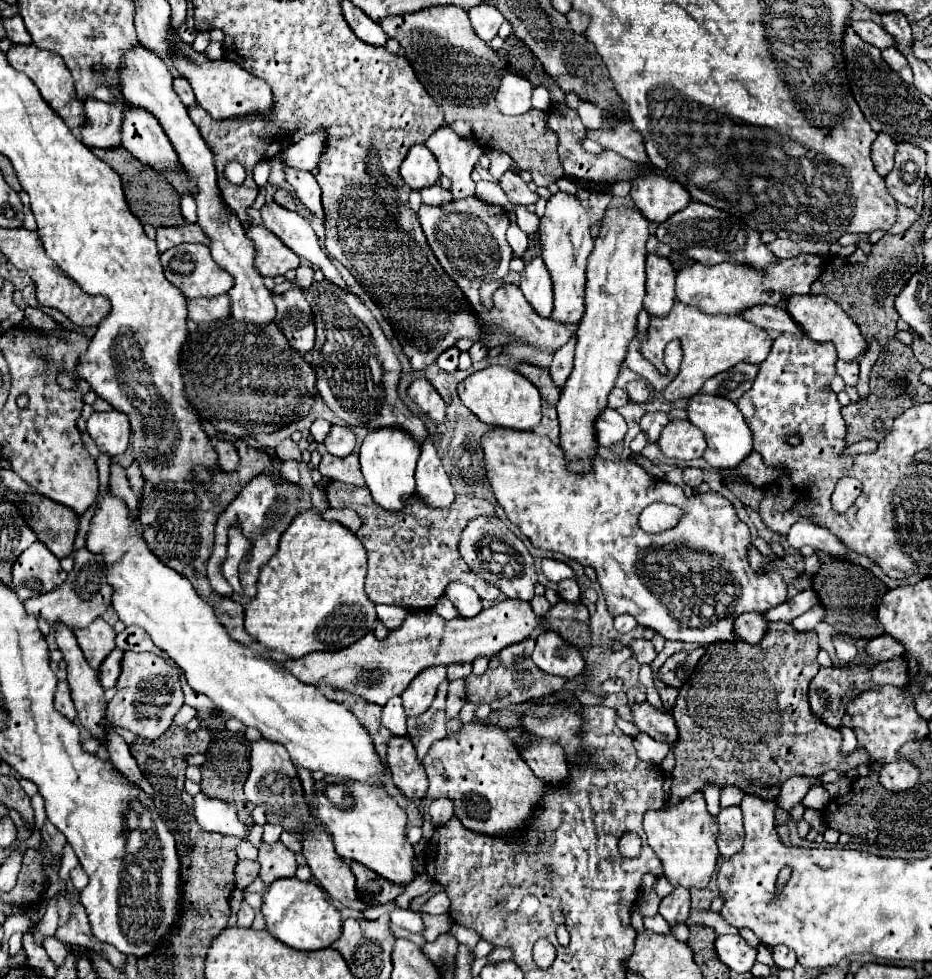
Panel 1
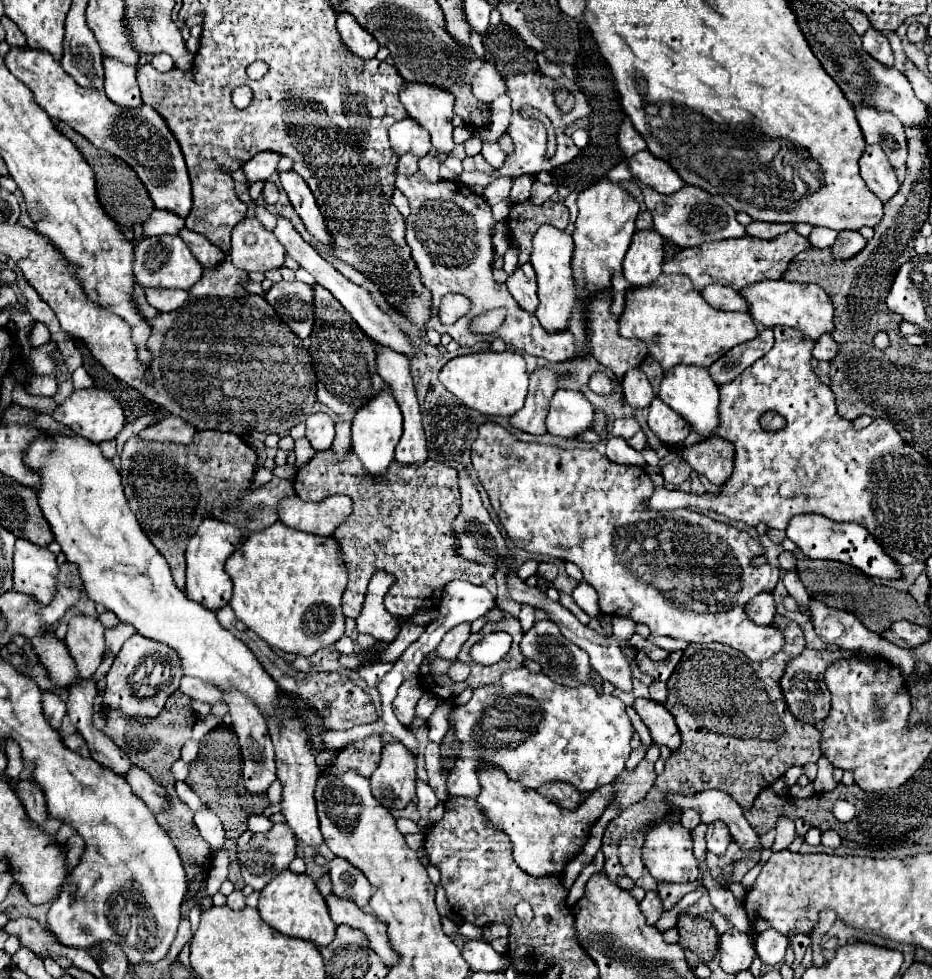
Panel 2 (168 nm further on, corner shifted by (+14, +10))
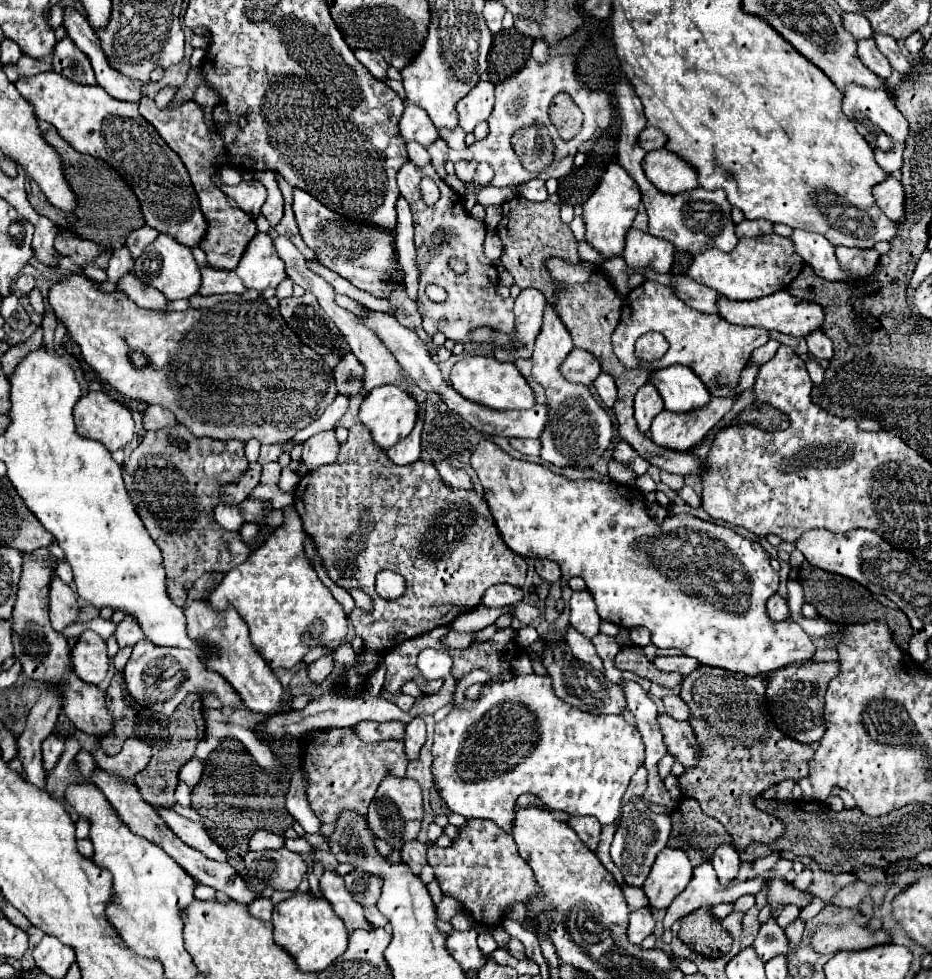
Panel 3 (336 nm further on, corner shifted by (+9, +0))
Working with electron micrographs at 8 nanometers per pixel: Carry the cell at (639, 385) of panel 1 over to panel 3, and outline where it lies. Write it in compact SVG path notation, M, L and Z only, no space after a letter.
M650 382L644 384L636 392L636 398L634 398L634 418L638 422L640 432L646 432L652 424L652 418L662 410L664 410L664 406L662 406L662 398L660 398L658 390Z

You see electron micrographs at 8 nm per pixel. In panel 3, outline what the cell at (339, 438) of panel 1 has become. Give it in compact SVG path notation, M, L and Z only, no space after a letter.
M334 430L318 432L306 440L304 450L302 450L302 460L306 462L308 470L314 470L318 466L332 464L338 456L338 448L340 448L340 444L334 436Z

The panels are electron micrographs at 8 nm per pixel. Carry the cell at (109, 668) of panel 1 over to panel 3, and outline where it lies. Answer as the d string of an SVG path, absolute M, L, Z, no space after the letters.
M124 618L124 620L116 626L114 636L116 636L120 648L132 648L136 642L140 642L140 640L144 638L144 636L142 636L142 630L140 630L138 622L134 622L134 618Z

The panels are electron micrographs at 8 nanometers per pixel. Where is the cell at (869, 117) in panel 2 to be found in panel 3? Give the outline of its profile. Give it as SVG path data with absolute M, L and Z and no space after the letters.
M848 86L844 90L844 102L842 102L844 114L854 122L856 130L868 140L870 148L876 154L878 166L886 174L900 172L902 168L902 152L906 146L908 136L908 122L896 108L894 100L884 90L866 90L862 86Z

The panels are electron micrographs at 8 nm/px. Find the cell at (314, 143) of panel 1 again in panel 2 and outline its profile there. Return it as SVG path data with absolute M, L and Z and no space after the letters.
M259 152L259 156L253 156L245 166L245 180L247 186L251 186L253 182L265 182L275 170L277 170L277 162L279 162L279 154L275 152Z

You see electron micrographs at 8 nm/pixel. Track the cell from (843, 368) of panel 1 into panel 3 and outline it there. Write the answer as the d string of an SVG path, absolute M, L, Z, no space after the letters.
M814 332L810 334L810 338L806 340L808 342L808 350L814 358L818 360L832 360L834 358L834 348L832 348L832 340L824 334L824 332Z

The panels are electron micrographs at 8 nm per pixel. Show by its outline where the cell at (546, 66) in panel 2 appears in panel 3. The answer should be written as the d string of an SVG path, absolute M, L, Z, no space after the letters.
M536 40L536 42L534 42L532 58L534 58L538 64L546 64L546 62L548 62L548 46L546 46L546 42L542 42L542 40Z

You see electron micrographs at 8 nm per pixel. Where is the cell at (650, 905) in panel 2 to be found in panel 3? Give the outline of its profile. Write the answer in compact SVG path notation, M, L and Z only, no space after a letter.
M642 908L630 914L630 924L628 924L628 938L630 942L644 942L650 934L654 934L656 928L656 920L650 908Z

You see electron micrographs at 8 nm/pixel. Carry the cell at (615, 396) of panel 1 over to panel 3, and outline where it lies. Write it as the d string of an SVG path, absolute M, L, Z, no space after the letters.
M602 372L602 374L594 380L594 390L598 392L600 400L602 400L608 408L612 408L612 406L614 406L618 392L616 392L616 384L614 384L614 380L612 380L608 374L604 374L604 372Z

